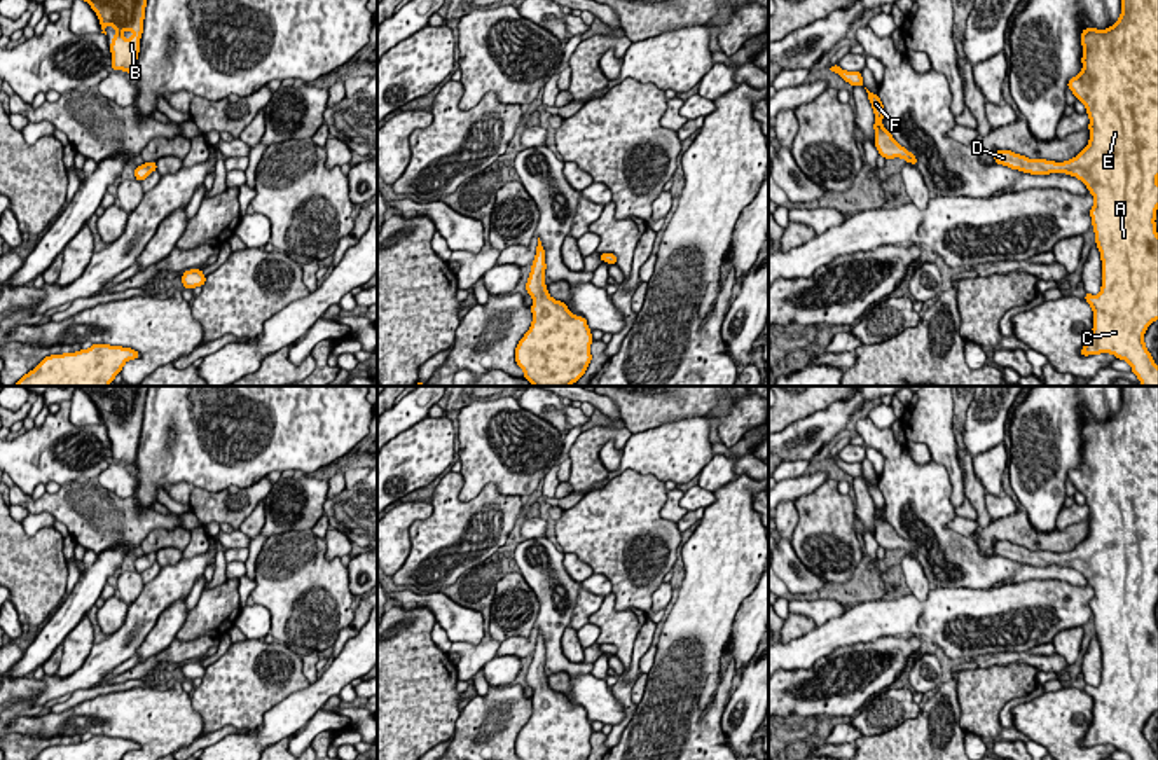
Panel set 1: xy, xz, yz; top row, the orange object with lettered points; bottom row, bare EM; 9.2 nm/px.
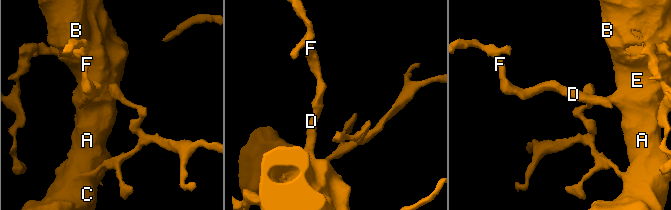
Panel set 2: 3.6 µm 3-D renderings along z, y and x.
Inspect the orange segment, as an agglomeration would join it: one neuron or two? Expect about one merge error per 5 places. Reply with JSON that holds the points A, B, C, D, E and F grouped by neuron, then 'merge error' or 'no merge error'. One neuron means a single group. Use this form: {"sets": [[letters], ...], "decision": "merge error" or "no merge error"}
{"sets": [["A", "B", "C", "D", "E", "F"]], "decision": "no merge error"}

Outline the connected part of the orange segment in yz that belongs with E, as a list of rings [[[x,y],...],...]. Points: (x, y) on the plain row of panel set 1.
[[[1121,386],[1120,411],[1106,421],[1085,419],[1081,437],[1083,461],[1069,470],[1067,479],[1090,508],[1086,540],[1064,554],[1027,550],[1011,542],[996,542],[994,552],[1030,566],[1072,566],[1086,577],[1095,591],[1090,608],[1102,652],[1102,678],[1099,687],[1085,685],[1093,701],[1093,720],[1079,746],[1111,744],[1132,760],[1158,760],[1144,736],[1146,720],[1158,711],[1158,386]]]

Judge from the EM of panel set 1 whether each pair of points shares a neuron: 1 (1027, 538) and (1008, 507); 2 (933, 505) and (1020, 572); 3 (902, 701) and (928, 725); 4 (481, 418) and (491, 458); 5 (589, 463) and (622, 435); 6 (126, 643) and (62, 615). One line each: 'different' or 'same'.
1: different
2: same
3: different
4: same
5: same
6: different

